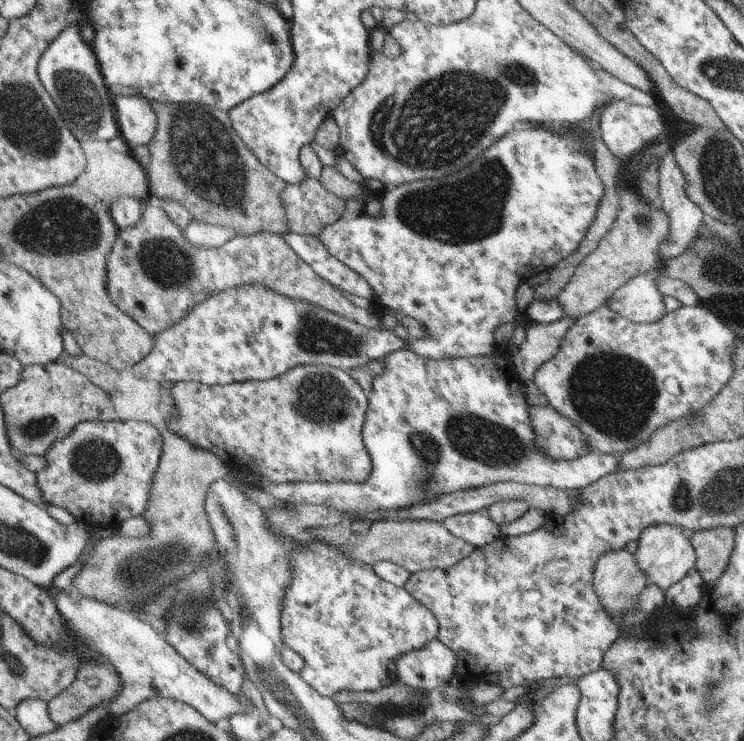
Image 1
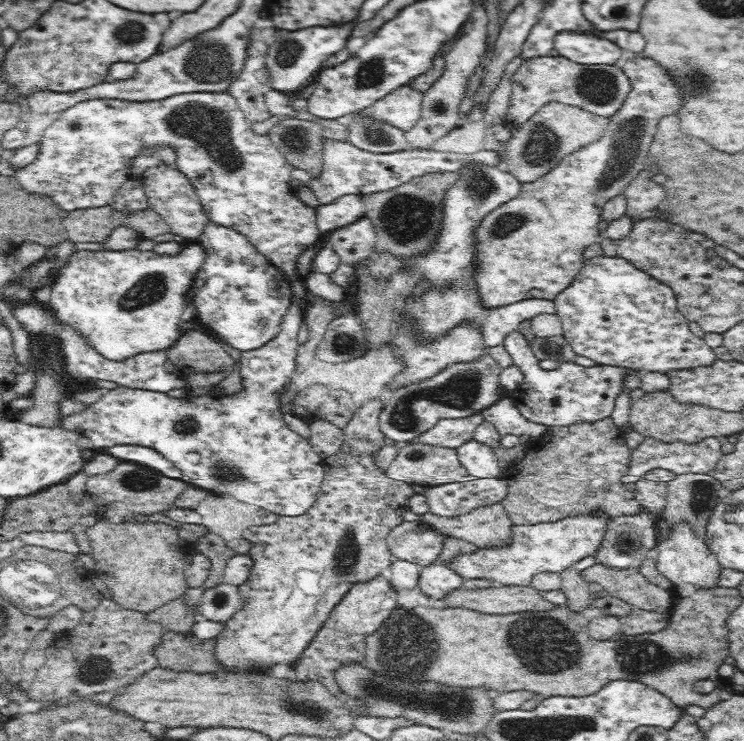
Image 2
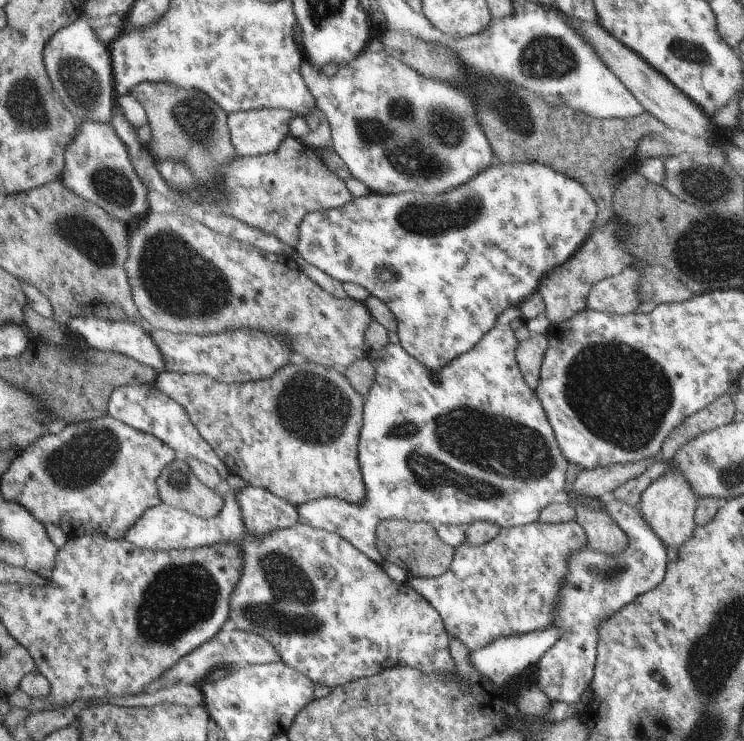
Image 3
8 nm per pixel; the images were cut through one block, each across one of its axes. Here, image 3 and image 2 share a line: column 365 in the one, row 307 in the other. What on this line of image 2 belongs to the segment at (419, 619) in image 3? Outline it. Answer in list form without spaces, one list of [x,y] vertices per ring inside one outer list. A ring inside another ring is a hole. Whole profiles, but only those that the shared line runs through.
[[[602,254],[585,259],[584,266],[572,284],[559,292],[553,301],[555,316],[560,322],[560,333],[566,342],[578,356],[586,356],[598,365],[666,374],[670,371],[709,367],[718,359],[714,349],[690,330],[689,321],[678,311],[676,293],[653,275],[636,268],[625,257]]]

